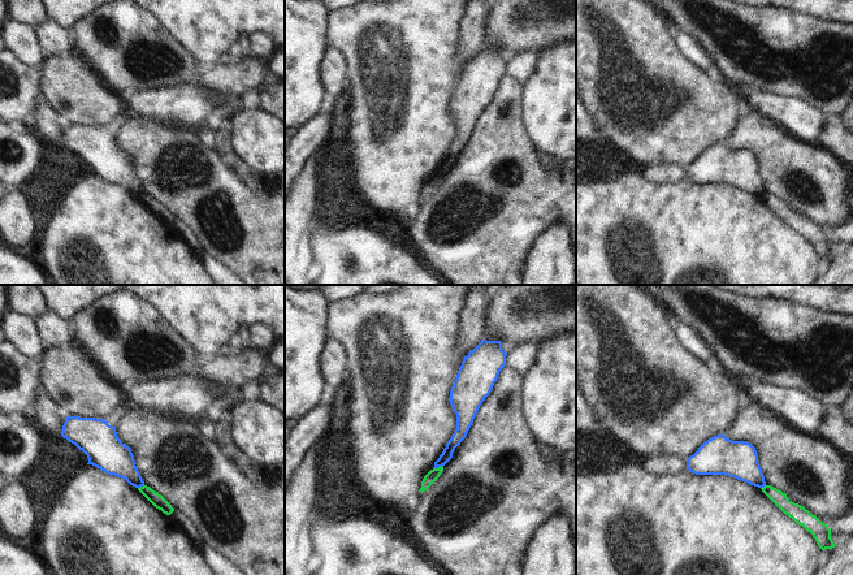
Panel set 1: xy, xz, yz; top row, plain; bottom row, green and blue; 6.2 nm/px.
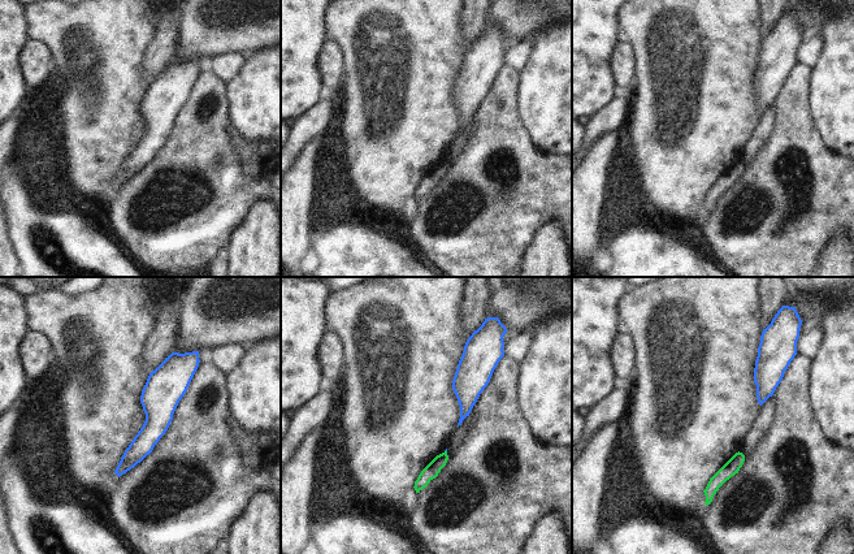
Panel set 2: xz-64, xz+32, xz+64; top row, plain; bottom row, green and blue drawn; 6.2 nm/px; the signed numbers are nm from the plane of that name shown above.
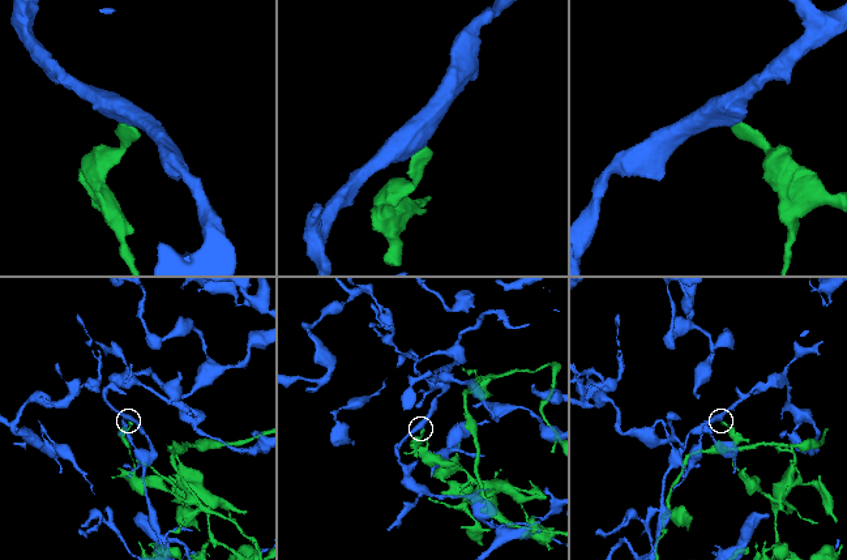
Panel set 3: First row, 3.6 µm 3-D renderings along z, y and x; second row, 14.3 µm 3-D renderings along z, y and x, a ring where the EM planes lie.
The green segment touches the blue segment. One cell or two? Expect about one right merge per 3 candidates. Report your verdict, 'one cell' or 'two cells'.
two cells

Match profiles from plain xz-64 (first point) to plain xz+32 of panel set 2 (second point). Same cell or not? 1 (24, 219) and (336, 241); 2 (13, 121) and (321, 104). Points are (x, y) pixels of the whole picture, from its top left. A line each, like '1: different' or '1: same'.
1: same
2: same

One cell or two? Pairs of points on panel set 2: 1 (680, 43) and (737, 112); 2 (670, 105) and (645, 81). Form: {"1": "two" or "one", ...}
{"1": "one", "2": "one"}

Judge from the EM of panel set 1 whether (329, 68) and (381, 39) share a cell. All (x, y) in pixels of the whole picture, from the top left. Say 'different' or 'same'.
different

